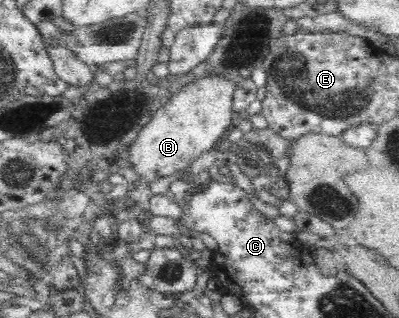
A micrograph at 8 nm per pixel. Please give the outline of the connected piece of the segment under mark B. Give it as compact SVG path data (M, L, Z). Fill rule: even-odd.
M218 74L198 78L195 82L190 82L176 90L176 93L170 96L164 105L161 104L157 112L153 113L151 120L139 132L137 140L127 147L133 170L137 172L137 175L146 183L161 177L171 177L177 171L185 170L190 164L193 164L203 152L209 152L211 148L216 147L232 125L235 113L233 108L235 90L237 90L235 79Z

